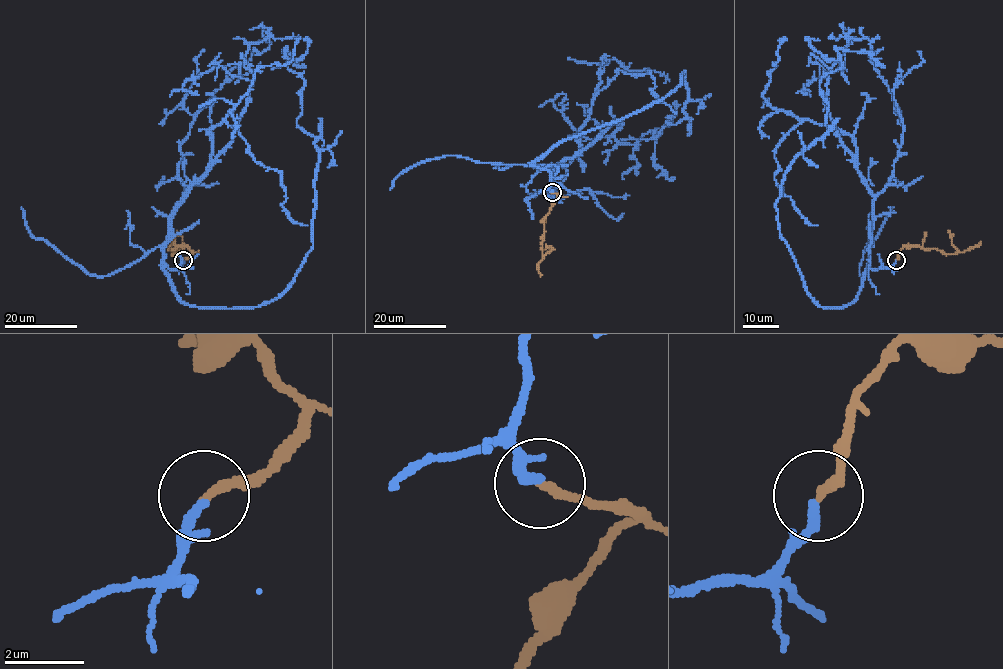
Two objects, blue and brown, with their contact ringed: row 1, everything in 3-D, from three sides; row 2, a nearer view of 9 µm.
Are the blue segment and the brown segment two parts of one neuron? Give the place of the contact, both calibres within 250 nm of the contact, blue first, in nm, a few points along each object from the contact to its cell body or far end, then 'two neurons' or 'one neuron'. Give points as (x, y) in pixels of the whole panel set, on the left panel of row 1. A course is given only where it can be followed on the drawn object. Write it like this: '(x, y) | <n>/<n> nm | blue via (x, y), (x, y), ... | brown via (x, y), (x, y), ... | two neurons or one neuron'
(183, 260) | 240/220 nm | blue via (183, 260), (164, 272), (196, 306), (258, 307), (299, 269), (319, 150), (286, 49), (305, 65) | brown via (183, 260), (192, 252), (187, 245), (180, 245), (173, 253), (183, 245), (182, 236), (176, 232) | one neuron

